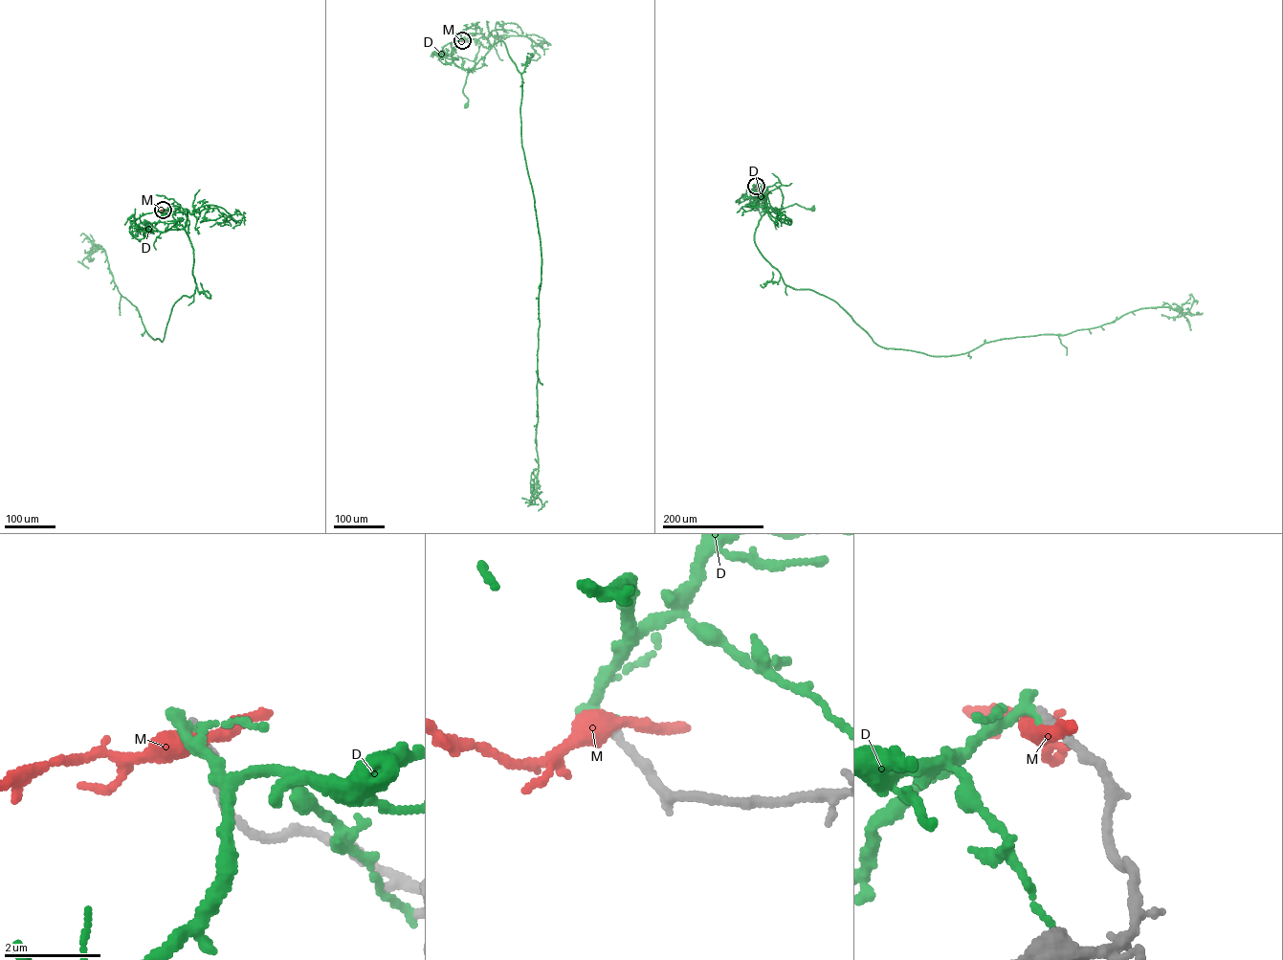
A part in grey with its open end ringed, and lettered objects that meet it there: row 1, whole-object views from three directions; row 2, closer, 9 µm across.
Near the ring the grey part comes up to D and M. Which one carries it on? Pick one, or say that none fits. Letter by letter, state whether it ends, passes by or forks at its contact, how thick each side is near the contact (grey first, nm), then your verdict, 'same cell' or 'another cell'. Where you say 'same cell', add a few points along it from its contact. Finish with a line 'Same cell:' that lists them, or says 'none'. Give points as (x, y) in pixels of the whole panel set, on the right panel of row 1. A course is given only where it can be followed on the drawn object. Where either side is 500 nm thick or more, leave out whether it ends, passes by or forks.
D: it passes by; 180 nm thick on the grey side, 180 nm on the other; another cell
M: it passes by; 200 nm thick on the grey side, 380 nm on the other; another cell
Same cell: none

